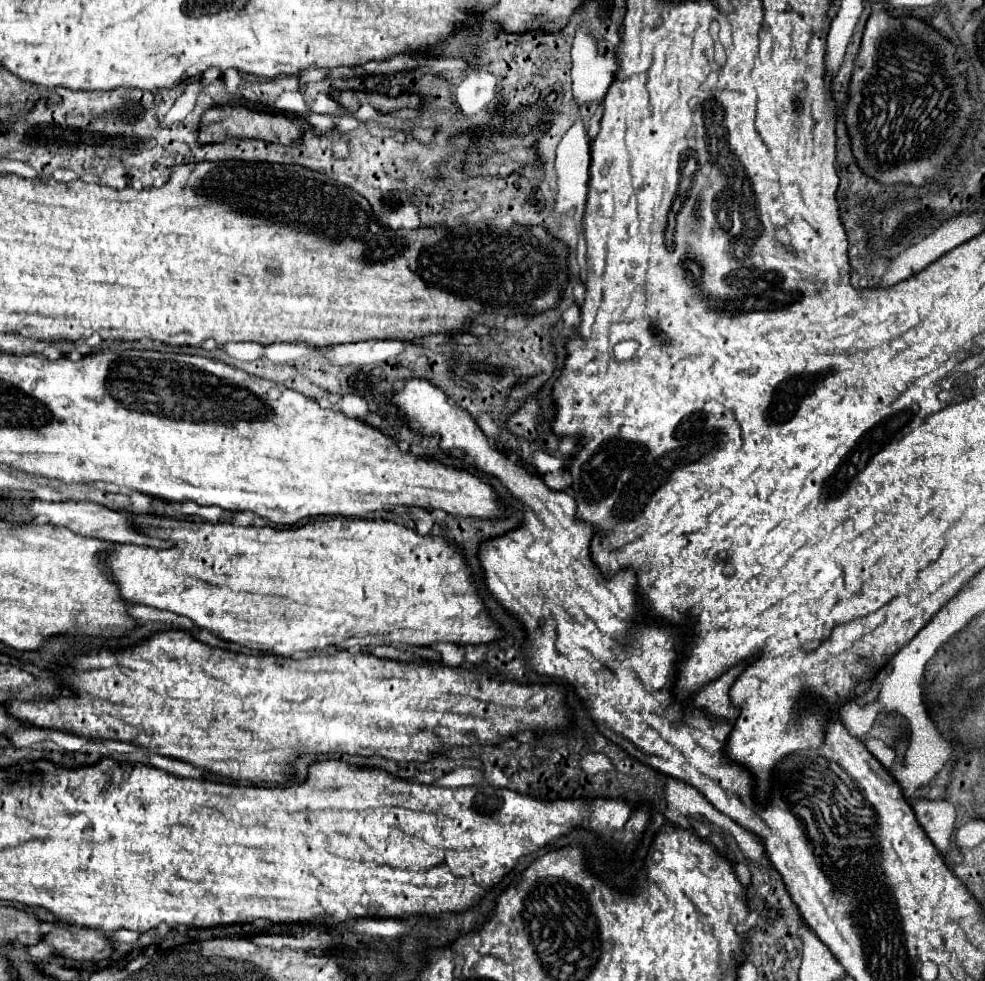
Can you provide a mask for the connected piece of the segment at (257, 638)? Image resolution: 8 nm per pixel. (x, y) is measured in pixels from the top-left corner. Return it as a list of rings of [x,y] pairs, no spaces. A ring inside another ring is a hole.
[[[125,513],[131,523],[137,523],[139,531],[147,527],[147,535],[159,537],[159,539],[171,539],[173,547],[169,549],[151,549],[151,547],[139,547],[133,543],[107,543],[105,551],[99,553],[99,559],[103,567],[113,577],[113,583],[119,587],[119,593],[125,601],[149,605],[155,609],[165,609],[175,615],[191,619],[199,629],[207,629],[211,635],[221,637],[229,643],[237,643],[241,647],[249,647],[251,651],[261,653],[273,653],[279,657],[293,657],[301,651],[311,649],[325,649],[329,645],[337,647],[349,647],[349,645],[395,645],[395,643],[409,643],[409,645],[431,645],[431,643],[457,643],[457,645],[477,645],[477,643],[489,643],[493,639],[501,637],[501,631],[497,625],[489,619],[483,601],[477,597],[477,591],[473,587],[471,569],[465,565],[465,559],[459,549],[447,545],[441,537],[421,537],[411,529],[405,529],[393,521],[347,521],[347,519],[327,519],[327,521],[313,521],[297,529],[273,529],[273,527],[241,527],[235,523],[195,523],[195,521],[183,521],[173,517],[159,517],[159,515],[131,515]]]

